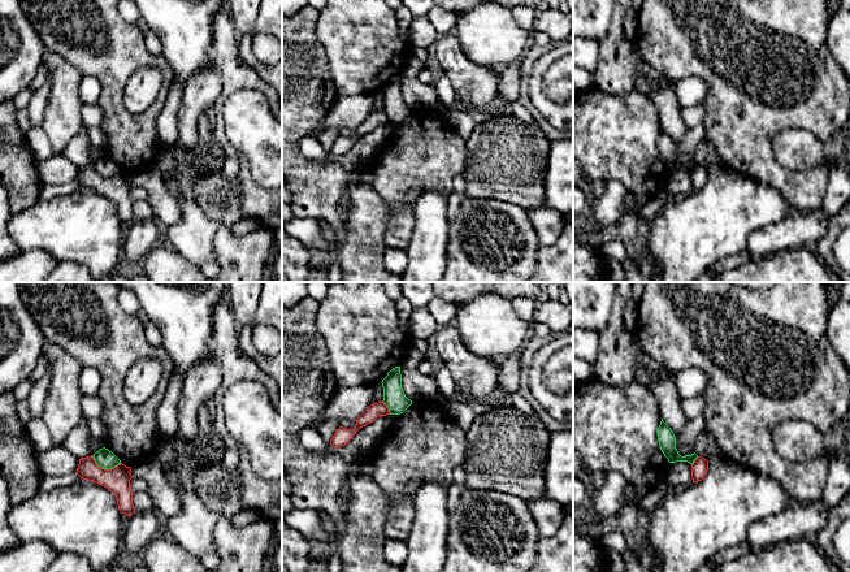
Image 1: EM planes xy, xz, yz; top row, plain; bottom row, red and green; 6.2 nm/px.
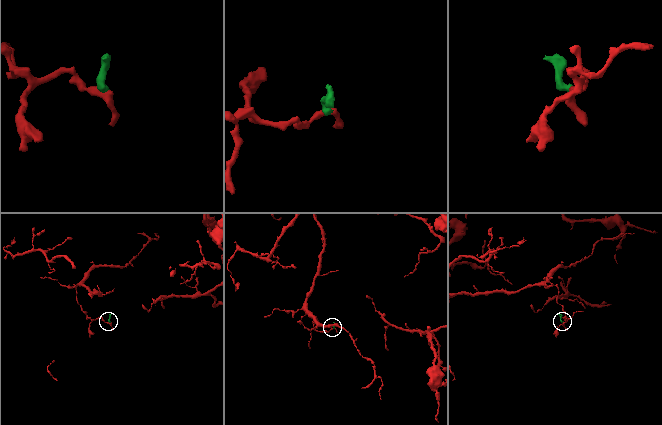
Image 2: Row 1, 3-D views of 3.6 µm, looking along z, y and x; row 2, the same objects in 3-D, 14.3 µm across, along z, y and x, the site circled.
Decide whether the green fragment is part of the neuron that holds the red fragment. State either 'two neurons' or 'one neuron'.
two neurons

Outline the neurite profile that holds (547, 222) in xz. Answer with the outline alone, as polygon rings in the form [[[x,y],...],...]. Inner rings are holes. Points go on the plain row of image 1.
[[[550,207],[526,211],[533,225],[539,246],[550,246],[558,240],[564,225],[565,216]]]

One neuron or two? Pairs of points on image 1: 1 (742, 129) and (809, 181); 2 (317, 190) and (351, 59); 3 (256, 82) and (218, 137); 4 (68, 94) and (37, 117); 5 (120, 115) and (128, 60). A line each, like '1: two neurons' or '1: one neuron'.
1: one neuron
2: two neurons
3: one neuron
4: two neurons
5: one neuron

